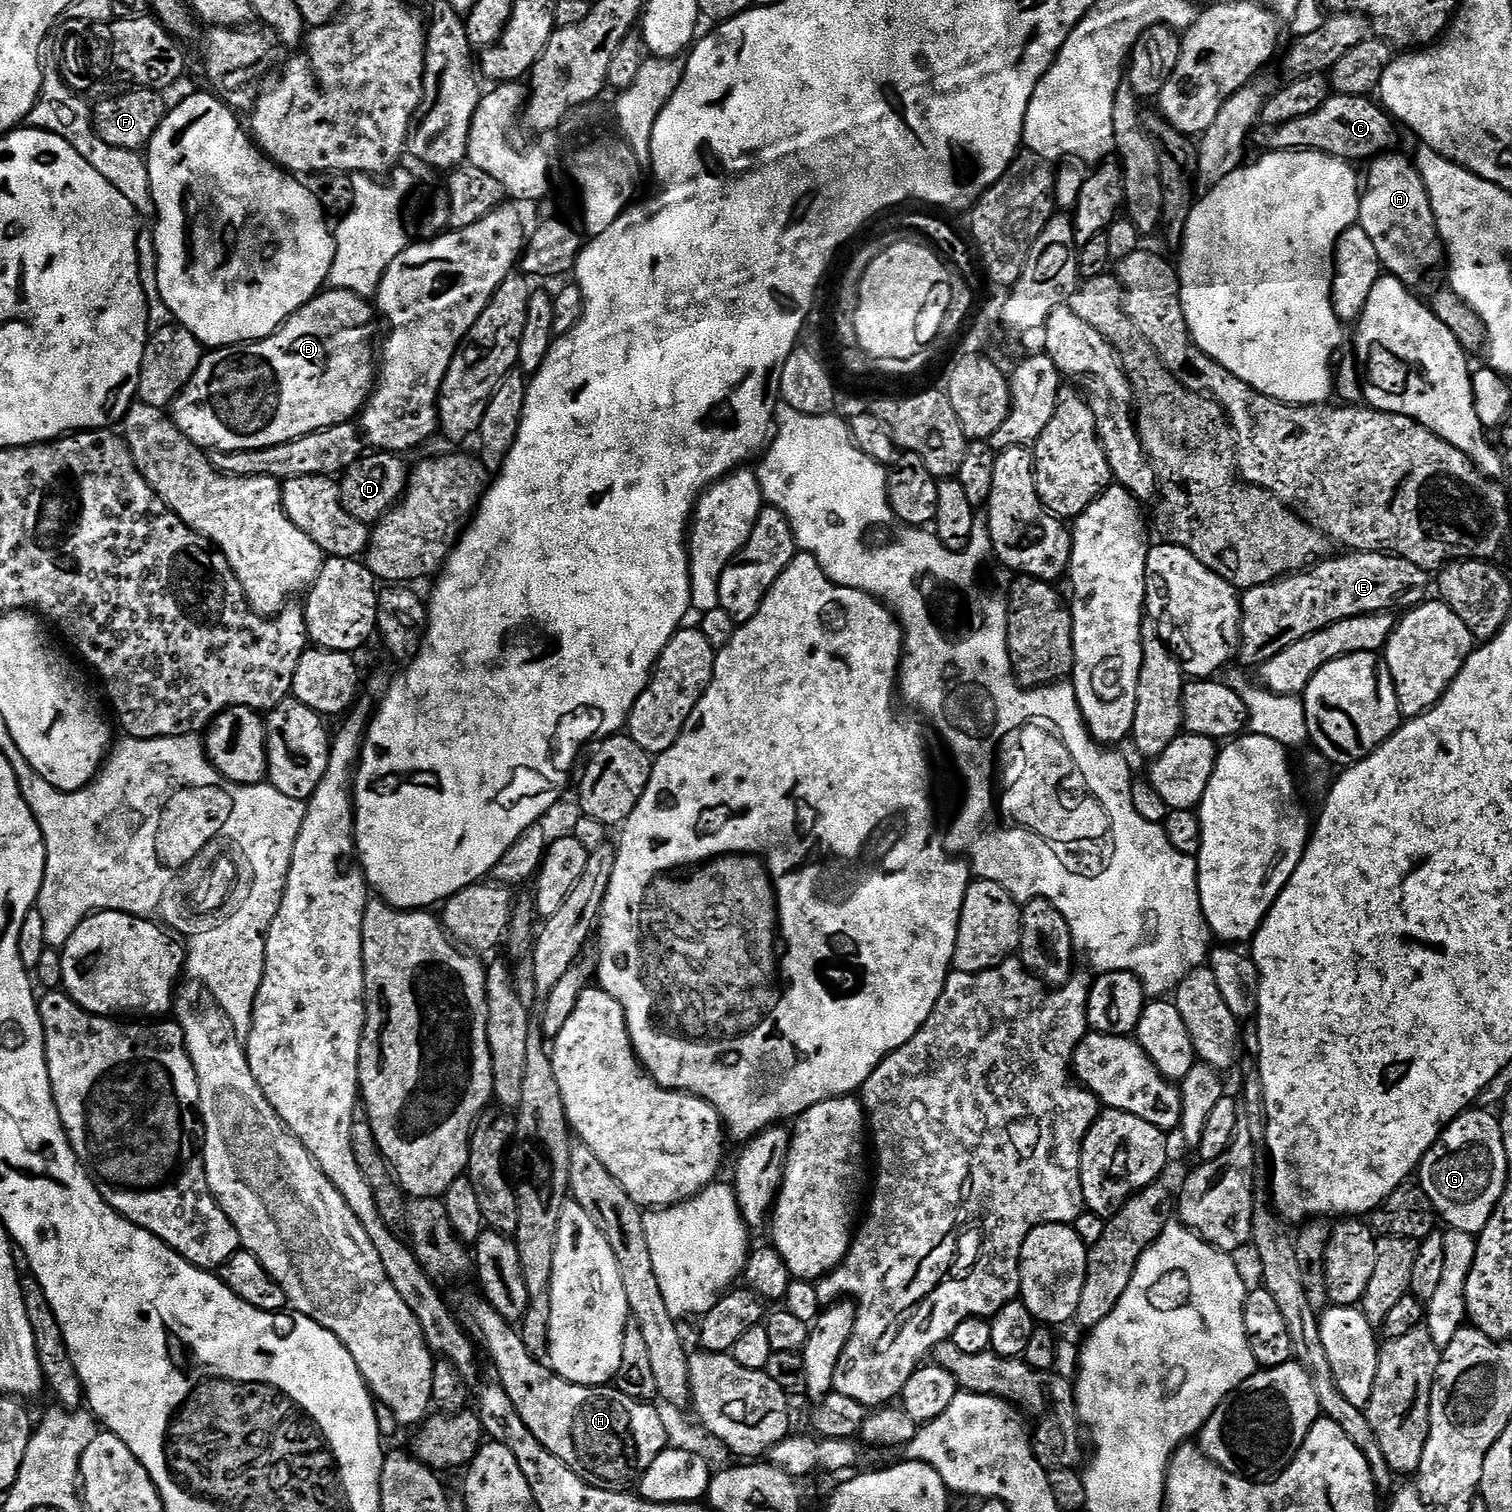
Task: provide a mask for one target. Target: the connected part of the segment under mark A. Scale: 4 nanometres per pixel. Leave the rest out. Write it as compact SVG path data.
M1387 152L1369 163L1364 180L1357 225L1370 236L1381 267L1410 288L1420 283L1427 268L1434 268L1444 258L1443 245L1436 235L1434 214L1427 190L1415 166L1402 152Z

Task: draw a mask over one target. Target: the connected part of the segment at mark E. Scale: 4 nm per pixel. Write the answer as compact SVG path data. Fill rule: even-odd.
M1349 551L1344 555L1348 556L1336 556L1333 560L1322 561L1321 564L1313 563L1312 569L1309 567L1307 570L1294 572L1290 576L1272 580L1268 584L1247 589L1240 597L1238 660L1244 664L1253 664L1253 666L1265 664L1270 662L1270 658L1274 658L1274 654L1282 654L1282 650L1286 650L1286 646L1294 646L1294 642L1302 642L1302 638L1306 638L1334 622L1342 622L1346 618L1365 616L1375 612L1395 613L1396 608L1400 608L1399 610L1415 608L1429 595L1429 573L1414 566L1414 562L1406 562L1401 556L1387 552Z

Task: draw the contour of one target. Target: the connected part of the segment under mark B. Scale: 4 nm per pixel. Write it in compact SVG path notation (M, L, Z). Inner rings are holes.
M324 290L319 296L313 298L309 304L304 304L292 315L281 328L265 340L254 340L246 344L234 344L230 348L213 348L202 358L194 378L190 378L188 385L181 390L170 408L172 420L186 434L186 438L193 440L199 448L212 452L245 452L246 450L258 450L278 446L282 442L290 442L302 438L306 434L314 434L323 428L329 428L335 424L347 424L353 418L361 415L362 409L368 403L369 396L374 391L374 381L378 376L378 368L374 363L374 348L368 341L368 332L364 327L372 320L374 308L367 299L350 292Z

